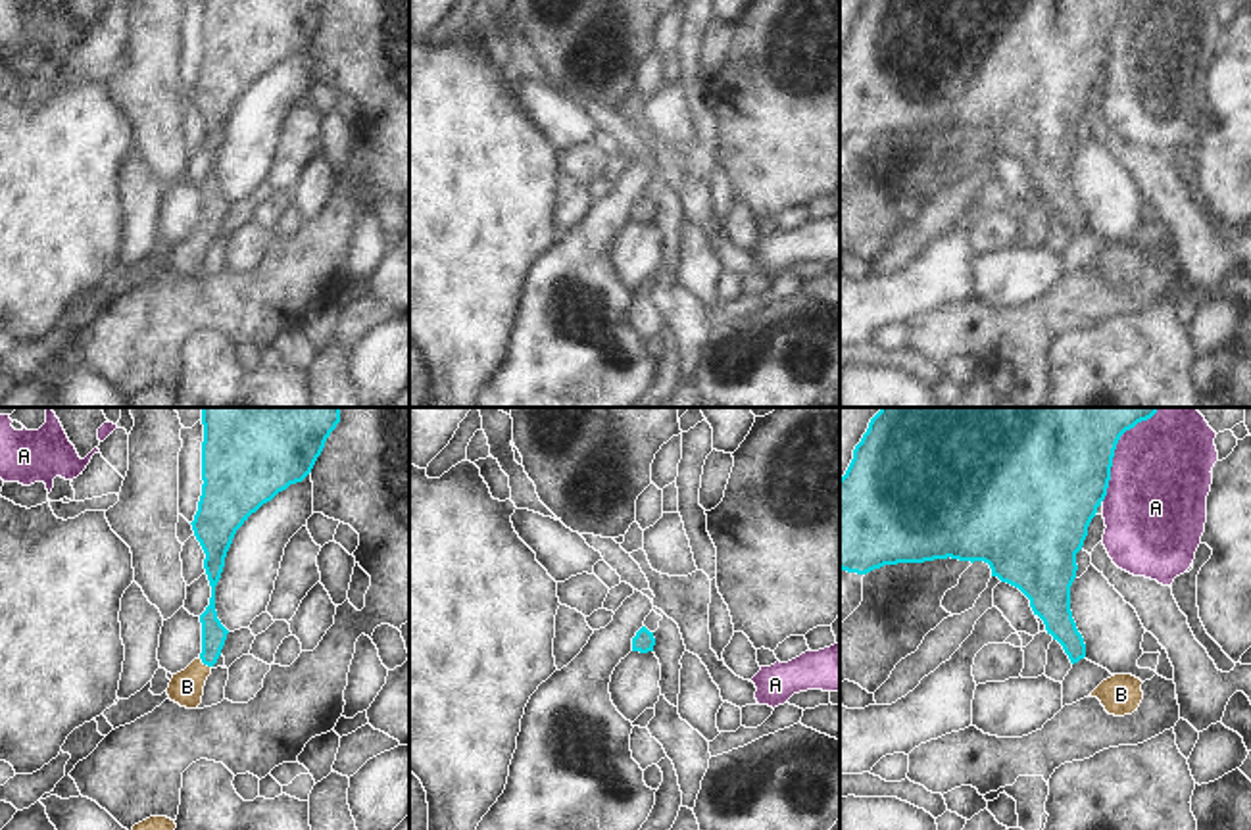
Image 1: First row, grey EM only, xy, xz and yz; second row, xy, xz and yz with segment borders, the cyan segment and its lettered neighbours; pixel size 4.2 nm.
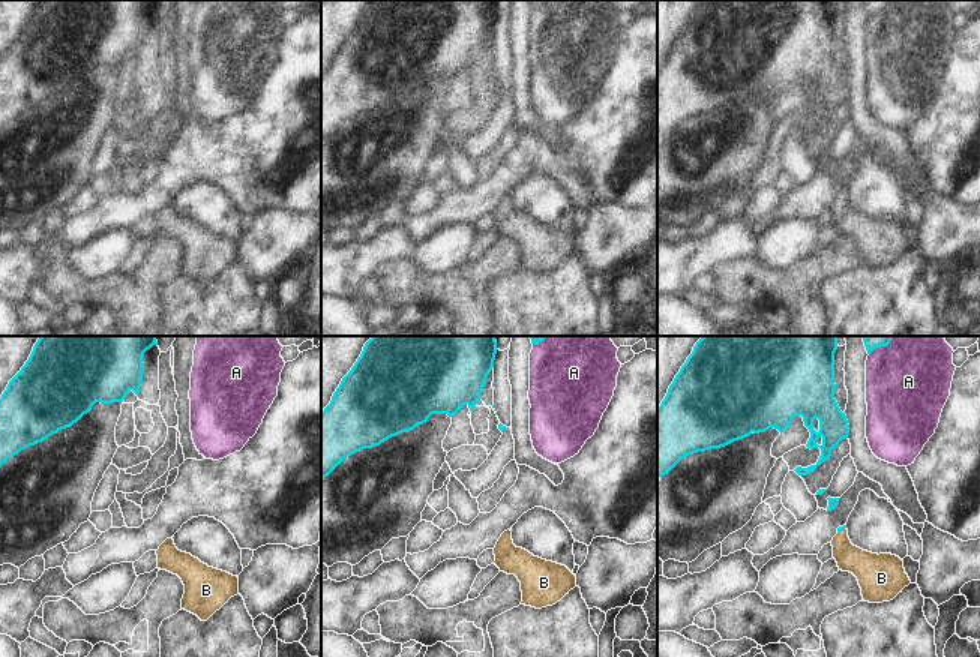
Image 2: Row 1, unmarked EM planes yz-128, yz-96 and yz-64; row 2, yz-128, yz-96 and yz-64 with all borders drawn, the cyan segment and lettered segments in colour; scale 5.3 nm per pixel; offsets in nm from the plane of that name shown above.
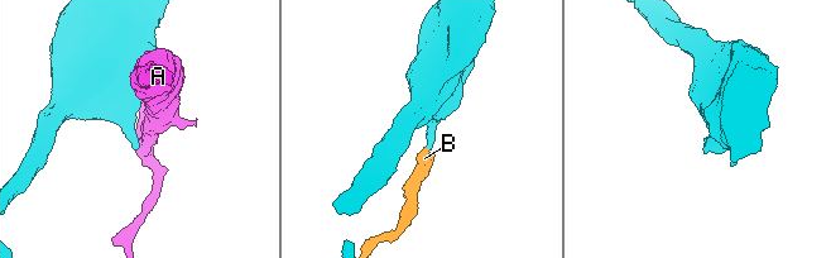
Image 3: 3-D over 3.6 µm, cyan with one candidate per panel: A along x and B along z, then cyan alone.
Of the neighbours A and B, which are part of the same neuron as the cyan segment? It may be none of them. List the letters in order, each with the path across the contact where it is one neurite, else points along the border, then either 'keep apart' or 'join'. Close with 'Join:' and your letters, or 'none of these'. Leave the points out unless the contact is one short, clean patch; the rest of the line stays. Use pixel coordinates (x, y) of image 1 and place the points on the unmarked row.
A: keep apart
B: across xy (214, 204), (212, 219), (204, 233), (187, 256) | join
Join: B

